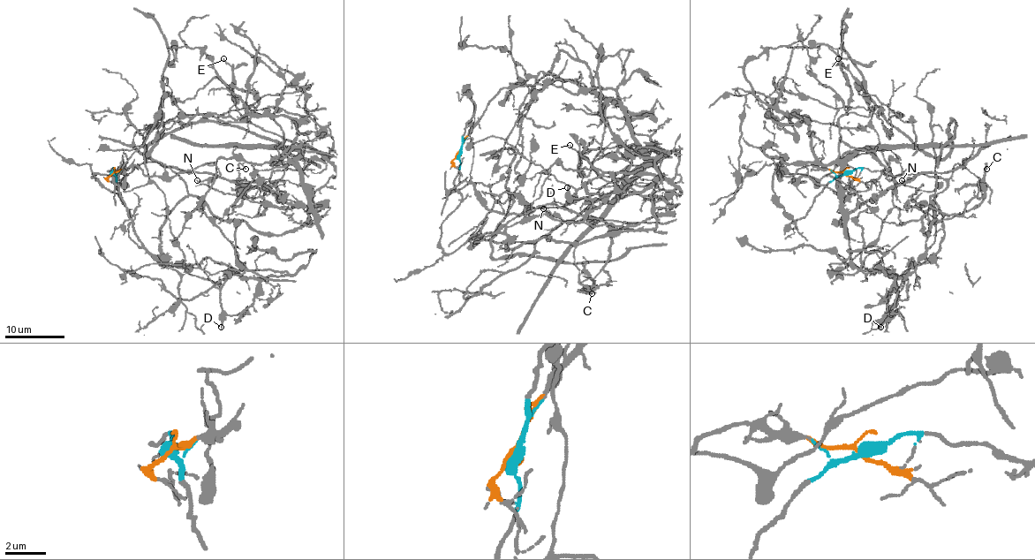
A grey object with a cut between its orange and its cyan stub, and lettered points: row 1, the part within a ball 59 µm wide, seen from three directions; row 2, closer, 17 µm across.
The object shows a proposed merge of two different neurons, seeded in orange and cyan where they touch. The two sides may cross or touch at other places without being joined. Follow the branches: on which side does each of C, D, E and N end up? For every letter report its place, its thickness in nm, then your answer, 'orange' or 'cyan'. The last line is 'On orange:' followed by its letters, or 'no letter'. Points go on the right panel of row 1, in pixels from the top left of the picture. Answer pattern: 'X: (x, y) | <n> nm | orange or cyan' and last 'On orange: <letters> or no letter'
C: (986, 169) | 120 nm | cyan
D: (880, 327) | 200 nm | cyan
E: (838, 58) | 140 nm | orange
N: (902, 180) | 170 nm | orange
On orange: E, N

